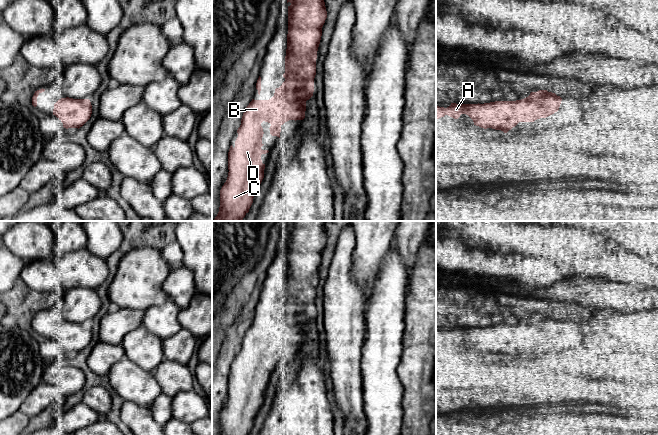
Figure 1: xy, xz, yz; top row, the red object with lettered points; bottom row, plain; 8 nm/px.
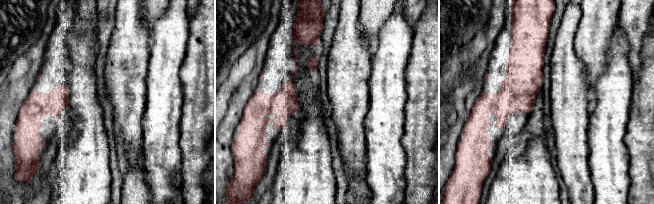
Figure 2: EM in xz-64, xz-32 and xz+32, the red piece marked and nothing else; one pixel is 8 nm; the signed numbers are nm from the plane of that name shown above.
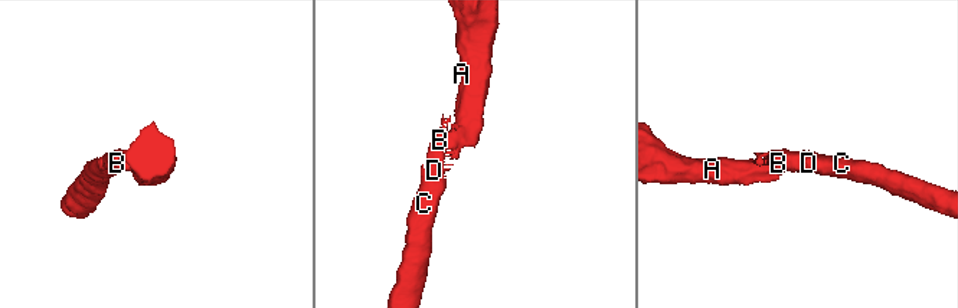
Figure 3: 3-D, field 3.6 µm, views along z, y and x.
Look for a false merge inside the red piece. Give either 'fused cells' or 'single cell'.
single cell

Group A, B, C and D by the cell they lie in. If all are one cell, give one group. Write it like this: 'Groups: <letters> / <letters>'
Groups: A B C D

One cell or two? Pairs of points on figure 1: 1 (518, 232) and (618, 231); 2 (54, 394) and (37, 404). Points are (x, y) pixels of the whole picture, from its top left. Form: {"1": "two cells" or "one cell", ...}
{"1": "two cells", "2": "one cell"}

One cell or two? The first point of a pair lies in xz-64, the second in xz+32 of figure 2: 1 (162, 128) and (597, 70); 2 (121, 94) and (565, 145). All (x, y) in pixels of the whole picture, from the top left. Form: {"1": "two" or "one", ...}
{"1": "two", "2": "one"}

